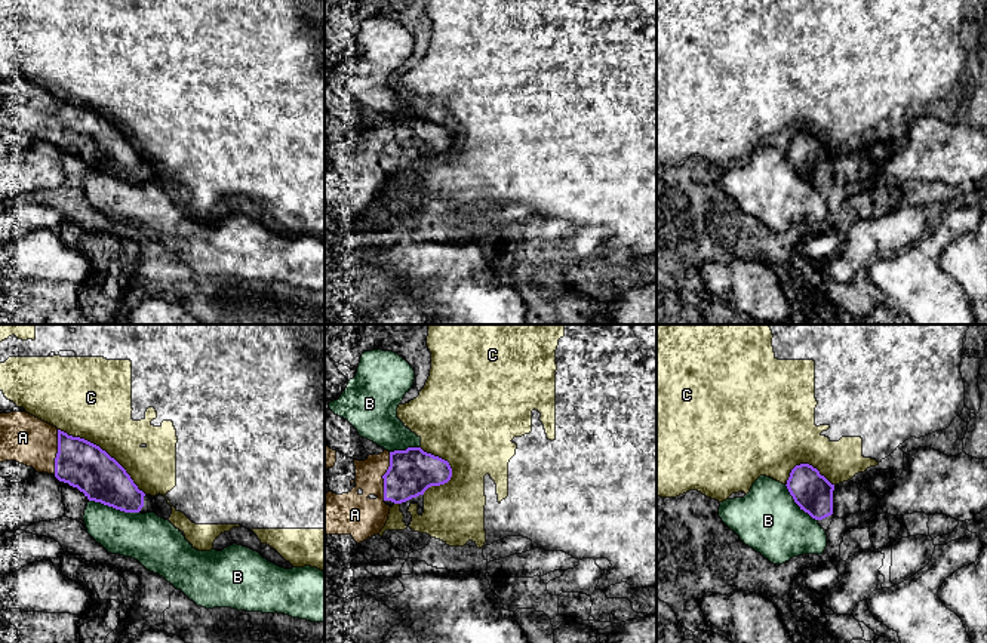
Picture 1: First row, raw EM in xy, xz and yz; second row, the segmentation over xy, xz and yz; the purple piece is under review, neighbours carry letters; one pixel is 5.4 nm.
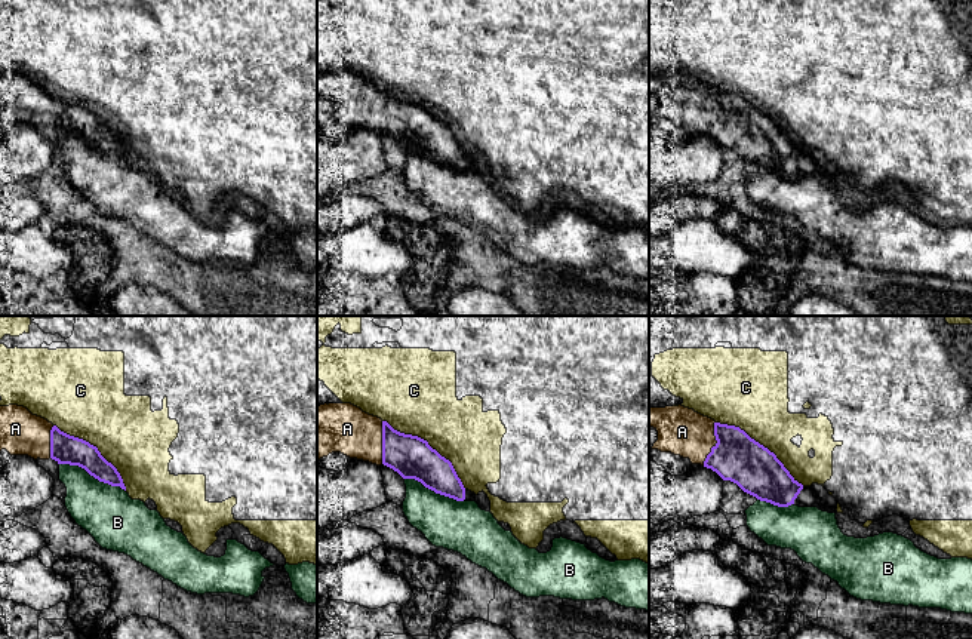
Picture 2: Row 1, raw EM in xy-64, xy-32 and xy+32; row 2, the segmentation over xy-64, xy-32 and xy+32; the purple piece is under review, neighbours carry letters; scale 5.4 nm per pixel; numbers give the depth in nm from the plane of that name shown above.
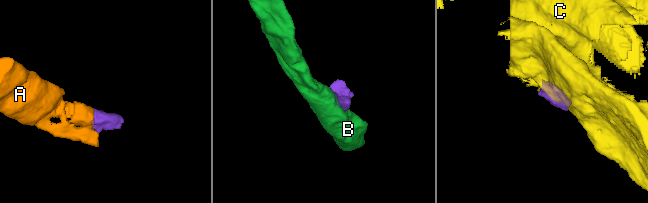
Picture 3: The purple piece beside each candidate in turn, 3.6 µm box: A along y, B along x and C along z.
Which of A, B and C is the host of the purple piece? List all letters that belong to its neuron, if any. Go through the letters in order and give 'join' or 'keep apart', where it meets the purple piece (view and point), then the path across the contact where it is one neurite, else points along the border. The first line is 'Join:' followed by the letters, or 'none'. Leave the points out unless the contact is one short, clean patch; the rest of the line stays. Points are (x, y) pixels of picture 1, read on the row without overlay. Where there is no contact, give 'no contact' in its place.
Join: A
A: join; contact xz (383, 144); way xz (412, 140), (400, 144), (383, 144), (366, 160), (357, 182)
B: keep apart; contact xy (114, 175)
C: keep apart; contact xy (104, 119)

